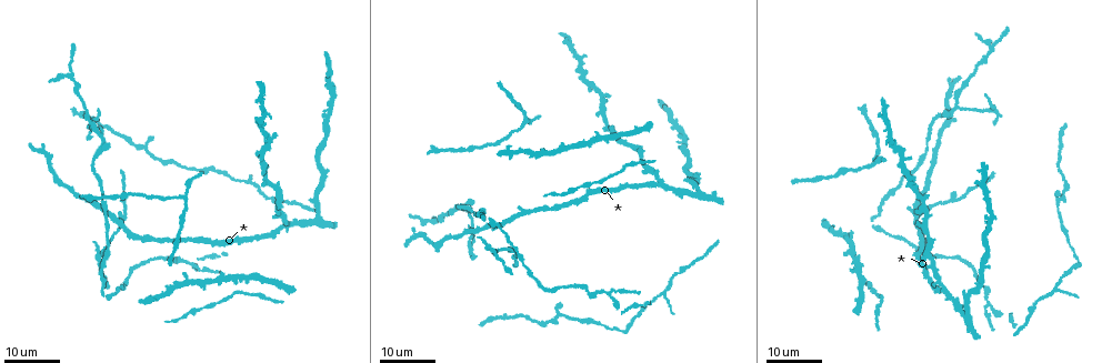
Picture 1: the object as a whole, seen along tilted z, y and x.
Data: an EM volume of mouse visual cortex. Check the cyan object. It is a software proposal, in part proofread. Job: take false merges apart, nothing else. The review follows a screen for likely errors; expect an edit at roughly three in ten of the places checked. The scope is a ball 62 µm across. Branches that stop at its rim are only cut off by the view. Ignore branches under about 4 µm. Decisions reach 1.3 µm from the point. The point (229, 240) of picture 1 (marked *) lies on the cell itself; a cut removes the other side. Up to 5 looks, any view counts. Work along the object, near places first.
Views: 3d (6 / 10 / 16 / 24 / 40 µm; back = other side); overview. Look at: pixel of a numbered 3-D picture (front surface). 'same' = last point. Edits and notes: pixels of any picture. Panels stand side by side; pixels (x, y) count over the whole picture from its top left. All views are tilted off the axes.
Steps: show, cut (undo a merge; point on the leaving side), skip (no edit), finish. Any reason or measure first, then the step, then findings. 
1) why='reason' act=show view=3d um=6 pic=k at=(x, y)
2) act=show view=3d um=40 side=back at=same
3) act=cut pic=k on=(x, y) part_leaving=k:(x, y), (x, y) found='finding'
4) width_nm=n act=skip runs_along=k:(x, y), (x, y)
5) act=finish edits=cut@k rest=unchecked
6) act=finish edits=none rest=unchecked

why='looks like a crossing' act=show view=3d um=16 pic=1 at=(856, 265)

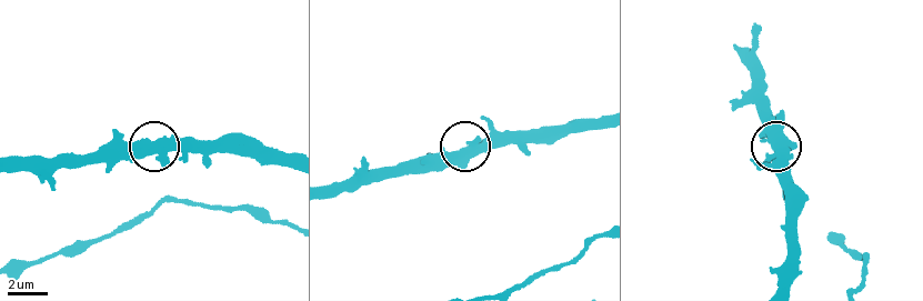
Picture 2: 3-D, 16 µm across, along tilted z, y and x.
why='zoom in' act=show view=3d um=10 pic=2 at=(145, 152)

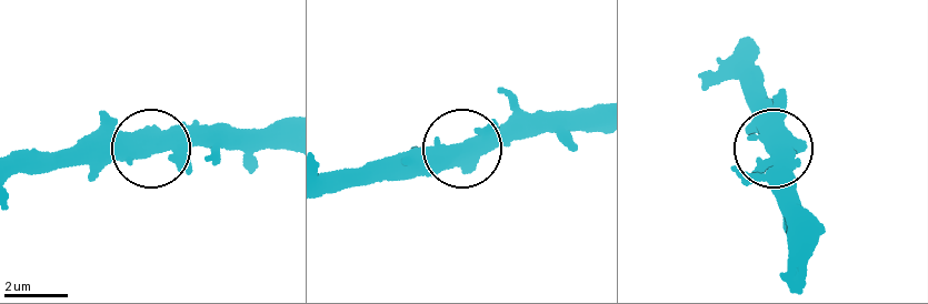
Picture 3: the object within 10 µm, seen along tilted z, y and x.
why='other side' act=show view=3d um=10 side=back pic=3 at=(465, 147)

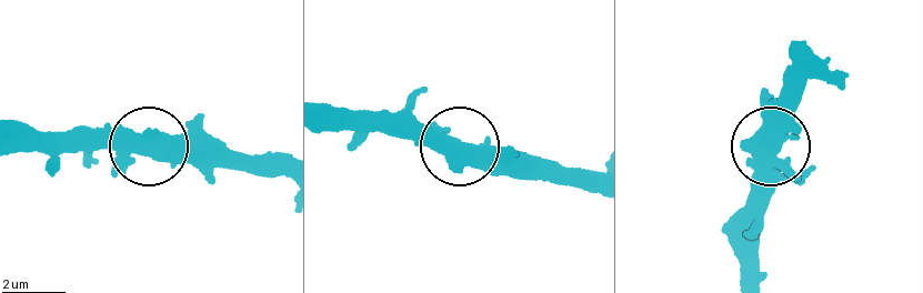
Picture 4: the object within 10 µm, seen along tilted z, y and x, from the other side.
side_arm_um=13 act=skip found='all the same cell'

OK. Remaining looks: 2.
why='three arms meet' act=show view=3d um=16 pic=1 at=(662, 185)

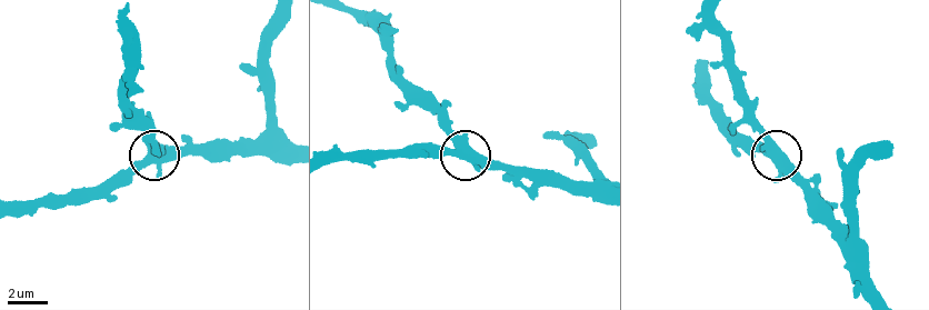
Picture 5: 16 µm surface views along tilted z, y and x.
act=show view=3d um=6 pic=5 at=(776, 151)

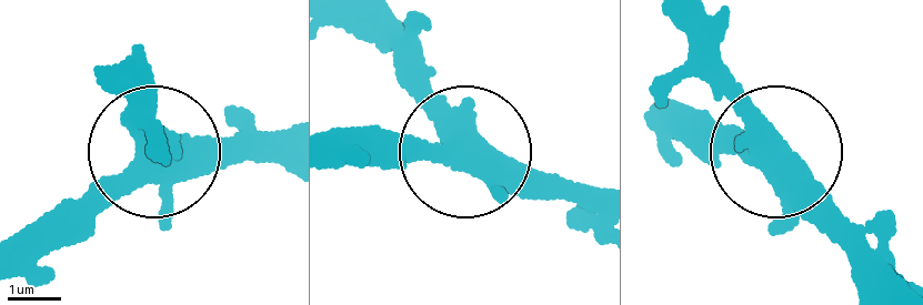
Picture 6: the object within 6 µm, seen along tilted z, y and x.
arms=3 act=skip found='continuous, no second cell'

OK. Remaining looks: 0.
act=finish edits=none rest=unchecked

